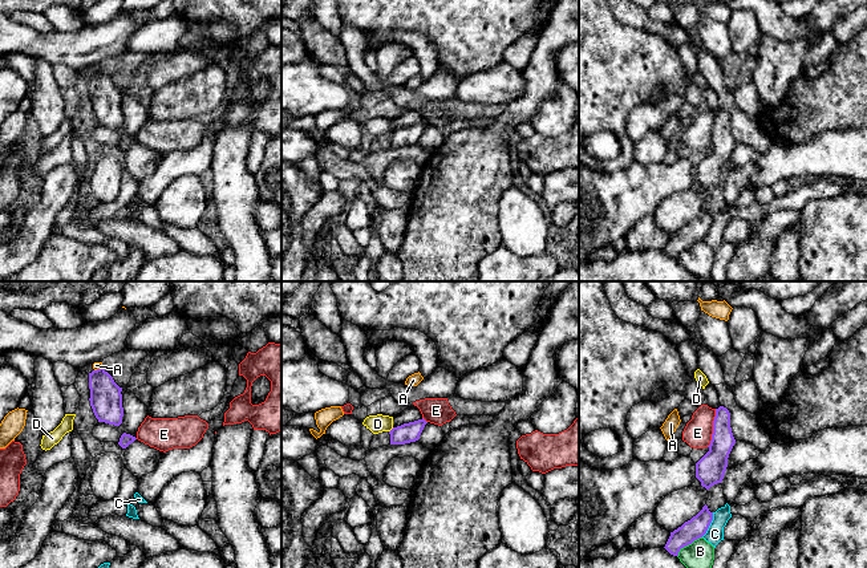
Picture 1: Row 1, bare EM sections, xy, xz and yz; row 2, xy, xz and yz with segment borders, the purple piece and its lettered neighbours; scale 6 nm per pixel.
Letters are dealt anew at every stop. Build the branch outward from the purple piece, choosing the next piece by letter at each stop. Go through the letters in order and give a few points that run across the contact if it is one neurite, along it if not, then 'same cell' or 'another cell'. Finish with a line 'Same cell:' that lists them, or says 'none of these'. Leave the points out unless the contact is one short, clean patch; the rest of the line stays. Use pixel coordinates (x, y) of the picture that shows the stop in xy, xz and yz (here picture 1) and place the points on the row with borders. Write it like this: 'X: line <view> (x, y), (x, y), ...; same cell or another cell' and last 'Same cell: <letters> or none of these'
A: line xy (101, 364), (94, 370); another cell
B: another cell
C: line yz (713, 512), (713, 519), (701, 536); another cell
D: line xz (393, 427), (389, 431); another cell
E: line yz (716, 409), (712, 439), (707, 446); another cell
Same cell: none of these

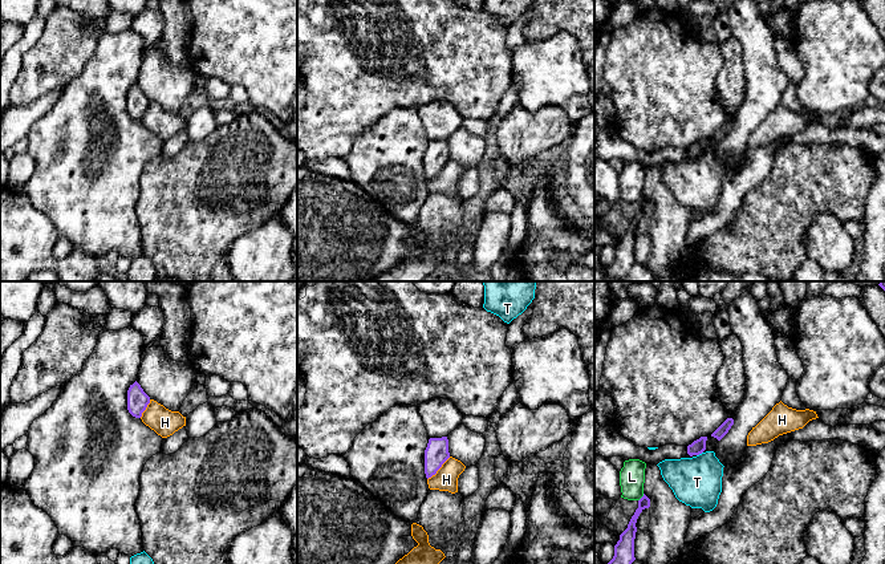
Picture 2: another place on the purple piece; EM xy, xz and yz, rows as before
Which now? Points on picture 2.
H: line xz (450, 457), (427, 479); another cell
L: another cell
T: line yz (702, 451), (697, 455); another cell
Same cell: none of these

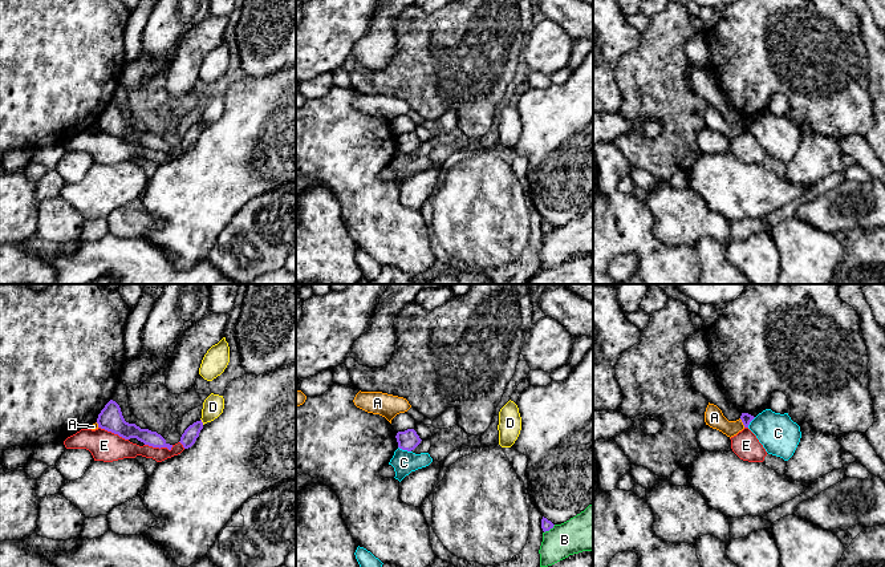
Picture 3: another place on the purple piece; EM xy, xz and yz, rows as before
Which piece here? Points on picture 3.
A: line yz (739, 418), (745, 426); another cell
B: line xz (555, 525), (544, 533); another cell
C: another cell
D: line xy (201, 418), (203, 424); another cell
E: another cell
Same cell: none of these

